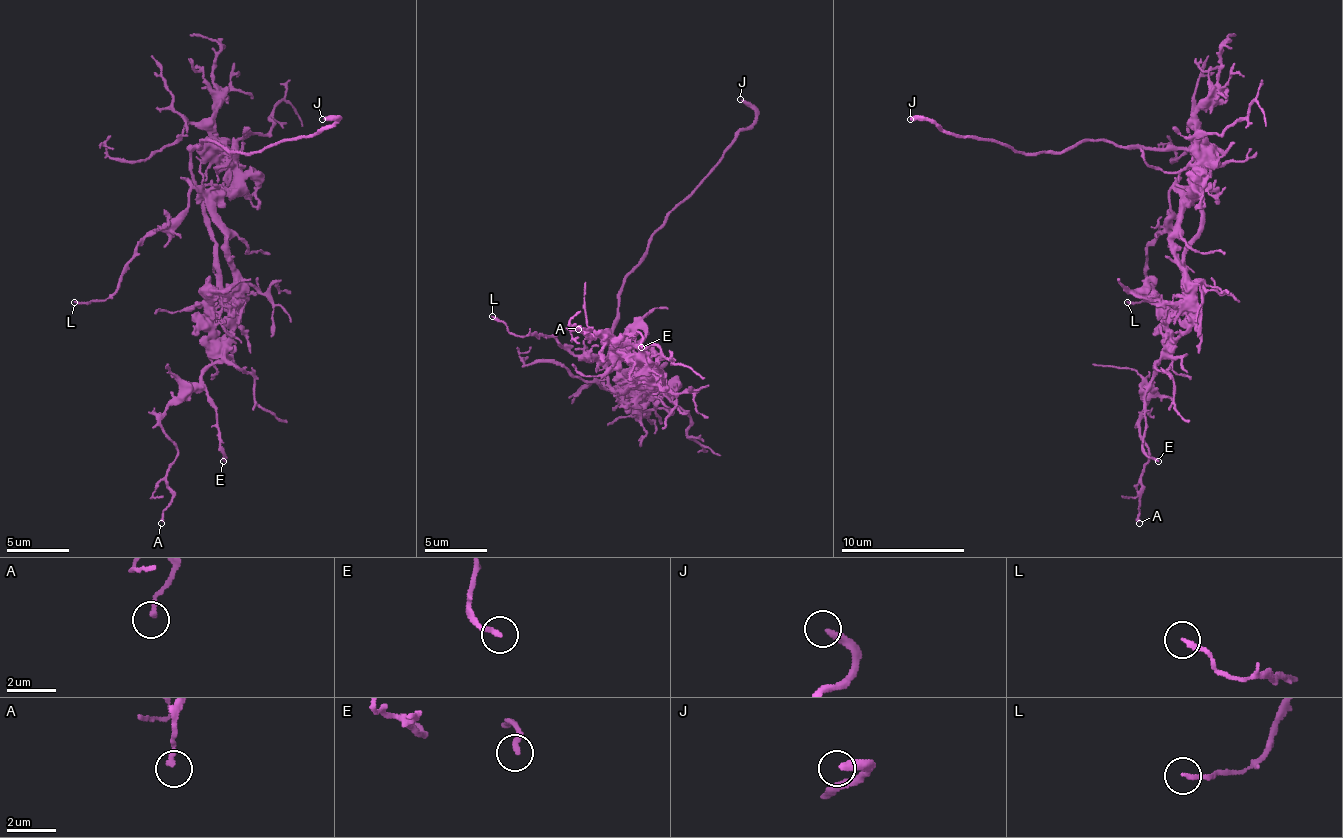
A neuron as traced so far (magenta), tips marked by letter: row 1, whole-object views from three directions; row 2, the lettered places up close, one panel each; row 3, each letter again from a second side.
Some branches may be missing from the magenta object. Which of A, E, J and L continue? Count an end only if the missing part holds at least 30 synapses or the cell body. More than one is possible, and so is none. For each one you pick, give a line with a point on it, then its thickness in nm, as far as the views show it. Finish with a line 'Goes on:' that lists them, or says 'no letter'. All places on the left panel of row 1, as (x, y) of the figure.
J: (322, 119) | 320 nm
Goes on: J

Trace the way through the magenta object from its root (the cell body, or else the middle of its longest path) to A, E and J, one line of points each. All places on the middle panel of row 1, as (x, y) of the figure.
A: (616, 391), (641, 372), (631, 360), (637, 350), (578, 329)
E: (616, 391), (622, 391), (641, 372), (631, 360), (637, 350), (619, 341), (637, 332), (641, 347)
J: (616, 391), (606, 375), (606, 350), (622, 279), (644, 254), (647, 239), (755, 118), (740, 99)

